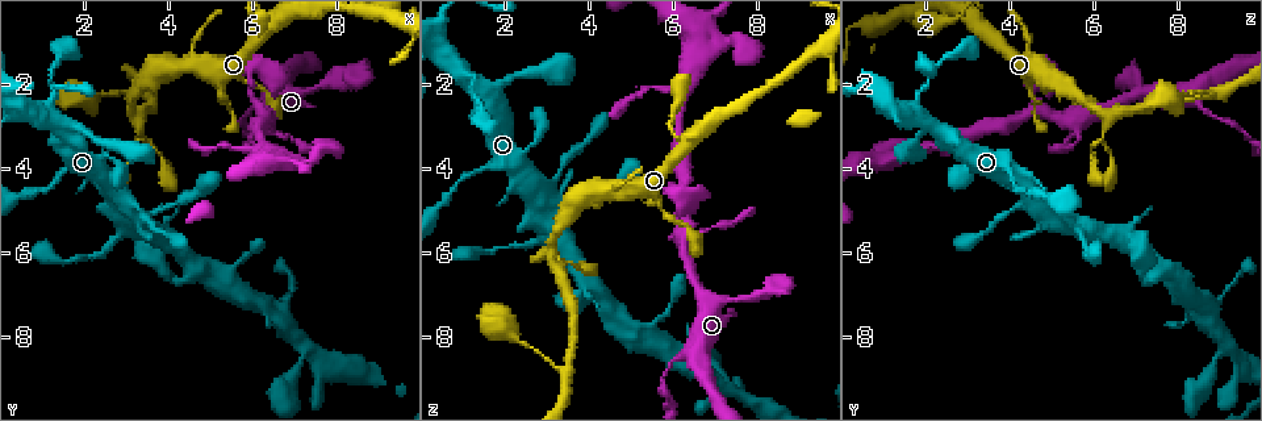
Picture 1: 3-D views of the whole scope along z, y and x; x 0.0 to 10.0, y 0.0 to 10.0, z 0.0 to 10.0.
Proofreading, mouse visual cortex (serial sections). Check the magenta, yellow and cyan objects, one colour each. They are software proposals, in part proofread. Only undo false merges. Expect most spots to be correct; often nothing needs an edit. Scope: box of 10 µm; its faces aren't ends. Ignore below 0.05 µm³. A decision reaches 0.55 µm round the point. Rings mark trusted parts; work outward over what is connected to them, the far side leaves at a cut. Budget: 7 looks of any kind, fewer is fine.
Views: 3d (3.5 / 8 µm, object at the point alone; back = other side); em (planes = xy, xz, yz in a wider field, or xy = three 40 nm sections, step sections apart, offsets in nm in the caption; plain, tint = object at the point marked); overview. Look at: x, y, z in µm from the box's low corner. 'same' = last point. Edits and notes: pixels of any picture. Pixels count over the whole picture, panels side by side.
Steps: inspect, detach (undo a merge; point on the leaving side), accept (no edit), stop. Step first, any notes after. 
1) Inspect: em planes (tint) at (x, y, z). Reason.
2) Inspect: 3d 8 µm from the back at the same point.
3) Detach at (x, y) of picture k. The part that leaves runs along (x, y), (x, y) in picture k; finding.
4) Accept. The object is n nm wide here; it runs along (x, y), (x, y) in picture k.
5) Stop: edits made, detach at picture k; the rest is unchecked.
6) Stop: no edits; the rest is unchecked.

Inspect: 3d 3.5 µm at (6.20, 2.45, 8.50). Calibre changes.

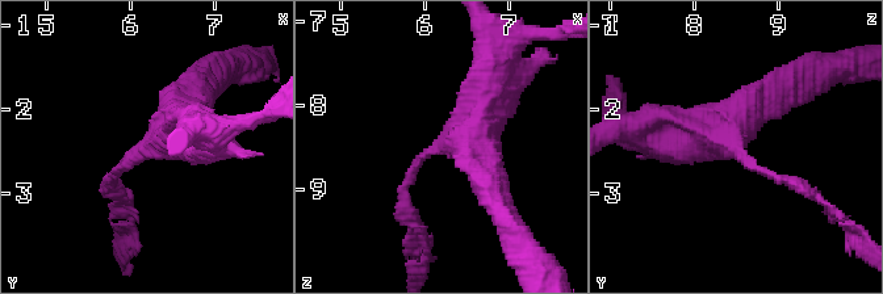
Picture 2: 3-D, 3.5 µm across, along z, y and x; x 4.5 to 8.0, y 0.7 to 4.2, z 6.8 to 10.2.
Inspect: em xy step 3 (tint) at (6.15, 2.45, 8.50). 3 arms meet here; the arms are 100, 450, 500 nm wide; now the EM.

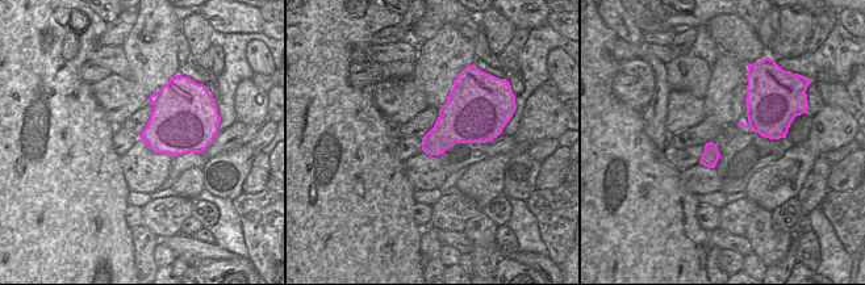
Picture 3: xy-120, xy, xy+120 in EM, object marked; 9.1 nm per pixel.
Inspect: em xy step 2 (tint) at the same point. Cut it another way.

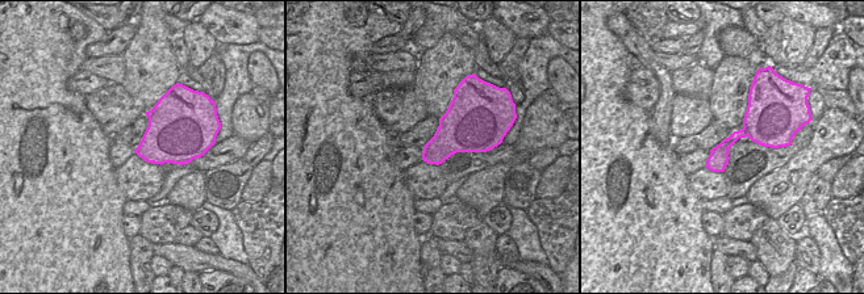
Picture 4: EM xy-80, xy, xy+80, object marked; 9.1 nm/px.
Accept. All the same cell.

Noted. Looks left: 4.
Inspect: 3d 3.5 µm at (3.55, 2.20, 8.80). Arms part here.

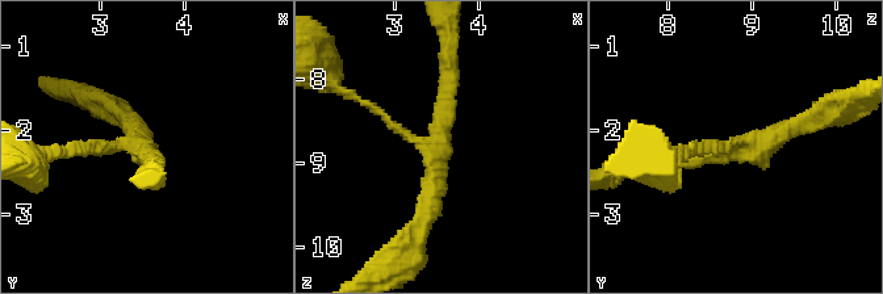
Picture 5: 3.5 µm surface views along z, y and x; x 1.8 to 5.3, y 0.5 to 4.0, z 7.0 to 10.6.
Inspect: em planes (tint) at (3.50, 2.25, 8.75). 3 arms meet here; the arms are 100, 200, 250 nm wide.

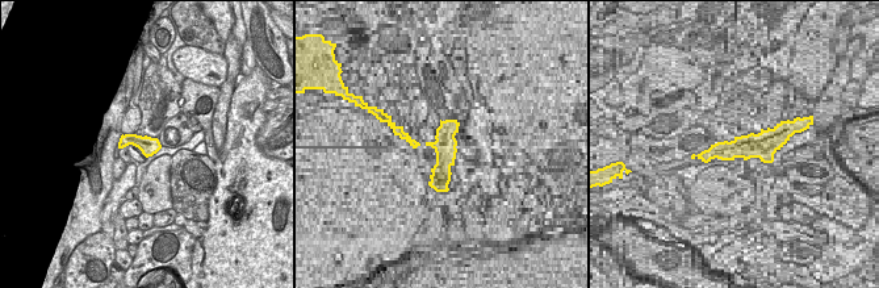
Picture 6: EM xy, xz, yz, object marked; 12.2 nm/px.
Accept. It runs along (447, 61), (431, 145), (363, 105) in picture 5; all the same cell.

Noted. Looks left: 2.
Stop: no edits; the rest is unchecked.

